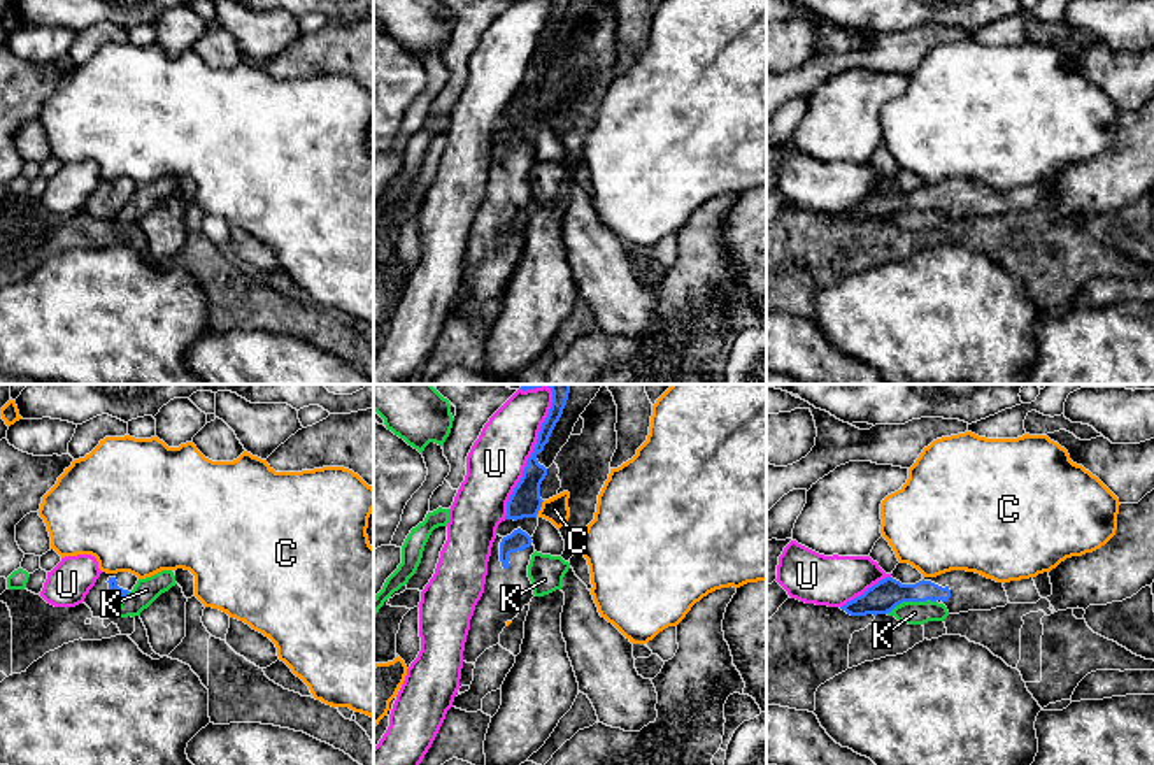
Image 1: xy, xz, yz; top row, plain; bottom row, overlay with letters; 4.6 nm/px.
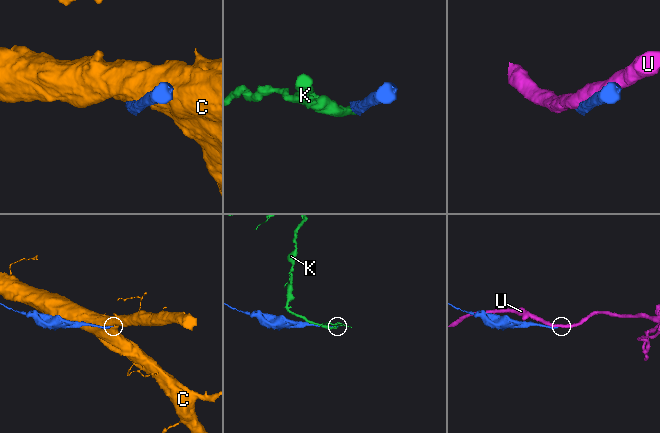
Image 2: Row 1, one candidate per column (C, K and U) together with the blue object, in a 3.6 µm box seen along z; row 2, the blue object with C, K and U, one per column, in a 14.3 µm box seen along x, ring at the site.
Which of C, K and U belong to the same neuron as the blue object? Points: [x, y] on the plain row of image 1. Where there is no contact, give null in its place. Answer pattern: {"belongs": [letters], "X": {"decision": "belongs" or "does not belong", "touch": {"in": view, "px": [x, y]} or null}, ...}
{"belongs": [], "C": {"decision": "does not belong", "touch": {"in": "xz", "px": [539, 116]}}, "K": {"decision": "does not belong", "touch": {"in": "yz", "px": [911, 207]}}, "U": {"decision": "does not belong", "touch": {"in": "xz", "px": [530, 64]}}}

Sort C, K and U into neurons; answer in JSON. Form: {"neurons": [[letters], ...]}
{"neurons": [["C"], ["K"], ["U"]]}

